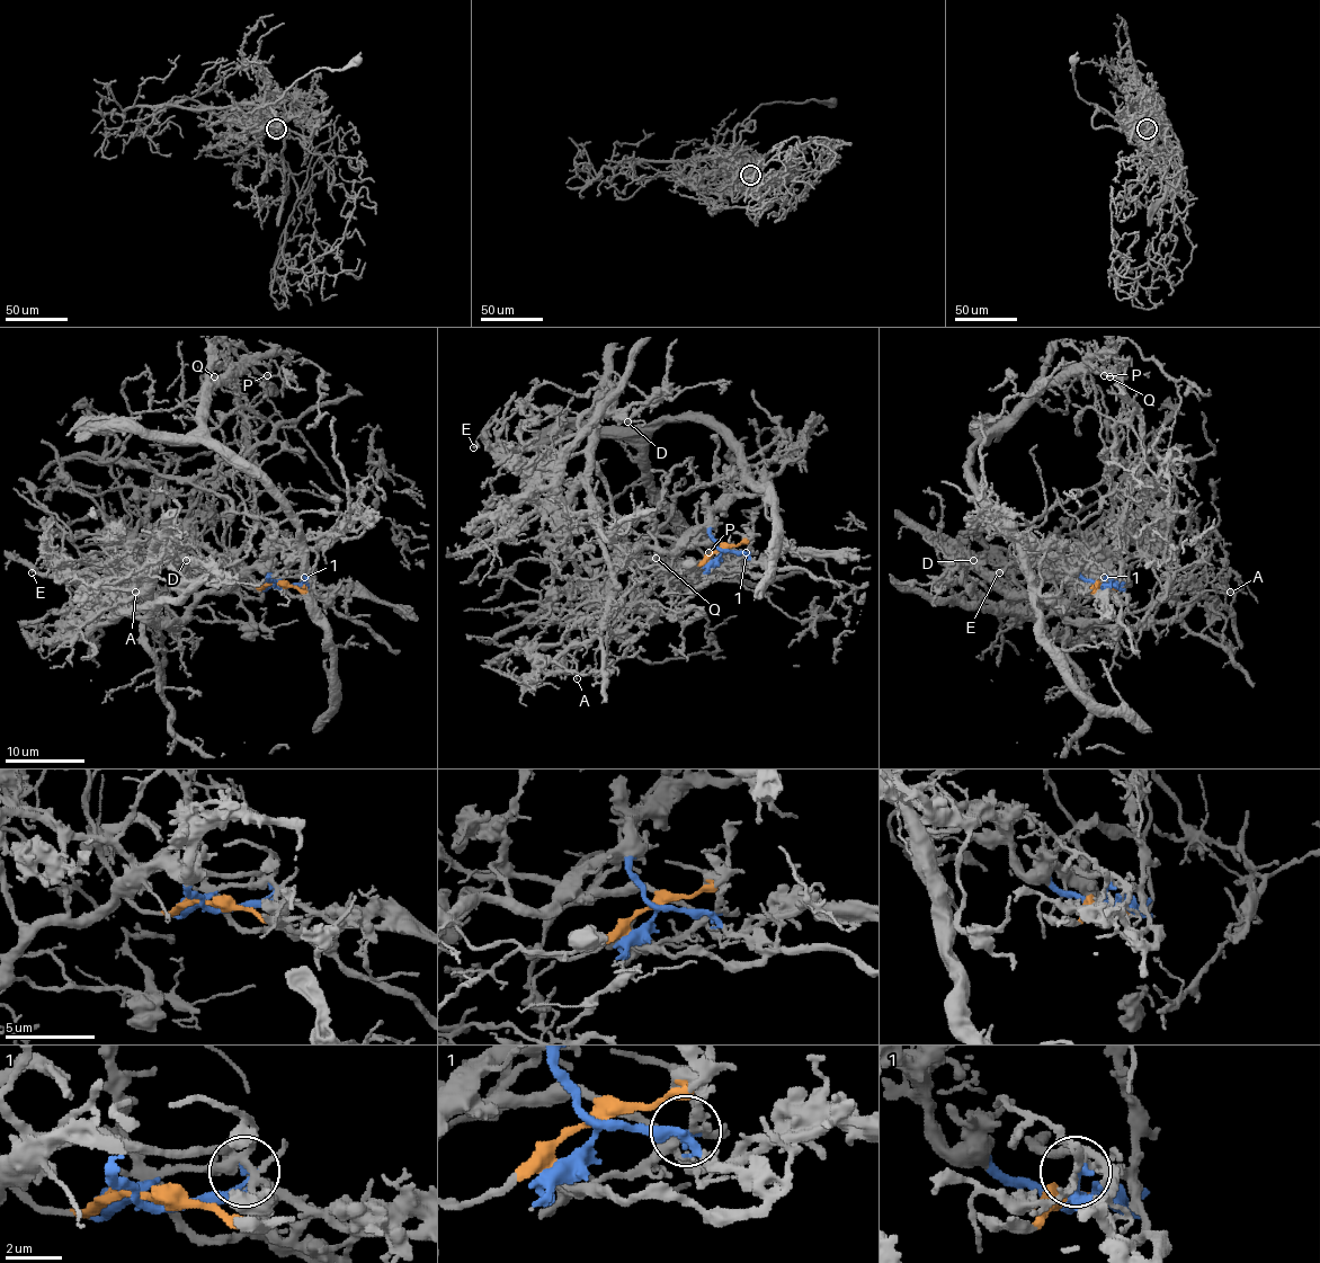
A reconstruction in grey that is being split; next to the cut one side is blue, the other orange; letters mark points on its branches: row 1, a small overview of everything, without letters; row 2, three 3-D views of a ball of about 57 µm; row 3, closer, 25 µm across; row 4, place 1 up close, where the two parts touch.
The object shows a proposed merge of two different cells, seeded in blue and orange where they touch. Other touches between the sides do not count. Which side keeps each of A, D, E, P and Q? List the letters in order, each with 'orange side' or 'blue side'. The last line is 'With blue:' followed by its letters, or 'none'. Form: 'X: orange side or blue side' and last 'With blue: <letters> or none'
A: blue side
D: blue side
E: blue side
P: orange side
Q: orange side
With blue: A, D, E

